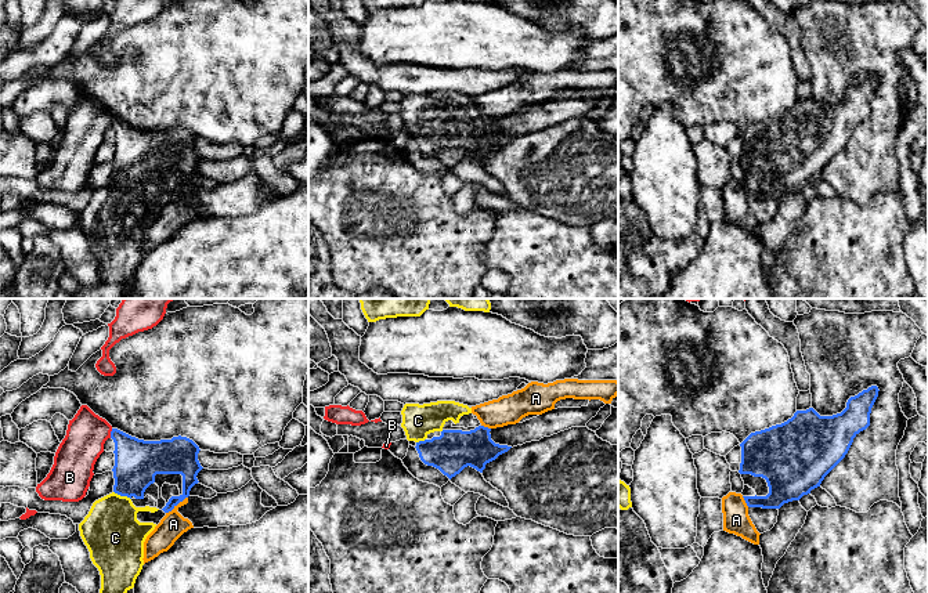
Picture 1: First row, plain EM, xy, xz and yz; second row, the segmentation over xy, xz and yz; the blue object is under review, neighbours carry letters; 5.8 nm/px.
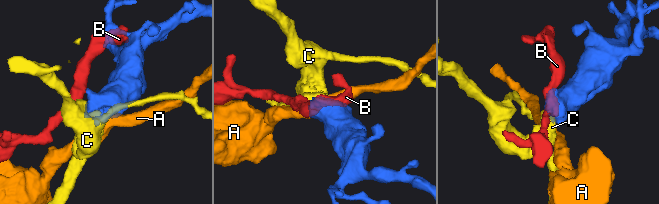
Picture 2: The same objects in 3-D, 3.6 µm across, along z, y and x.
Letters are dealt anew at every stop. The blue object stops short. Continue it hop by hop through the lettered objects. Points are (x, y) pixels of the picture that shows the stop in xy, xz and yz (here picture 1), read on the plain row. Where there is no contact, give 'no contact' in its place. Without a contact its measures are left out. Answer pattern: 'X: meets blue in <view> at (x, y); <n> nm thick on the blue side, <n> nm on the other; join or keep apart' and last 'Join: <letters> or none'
A: meets blue in xy at (176, 195); 140 nm thick on the blue side, 150 nm on the other; keep apart
B: meets blue in xy at (111, 123); 260 nm thick on the blue side, 240 nm on the other; keep apart
C: meets blue in xy at (122, 185); 260 nm thick on the blue side, 340 nm on the other; join
Join: C

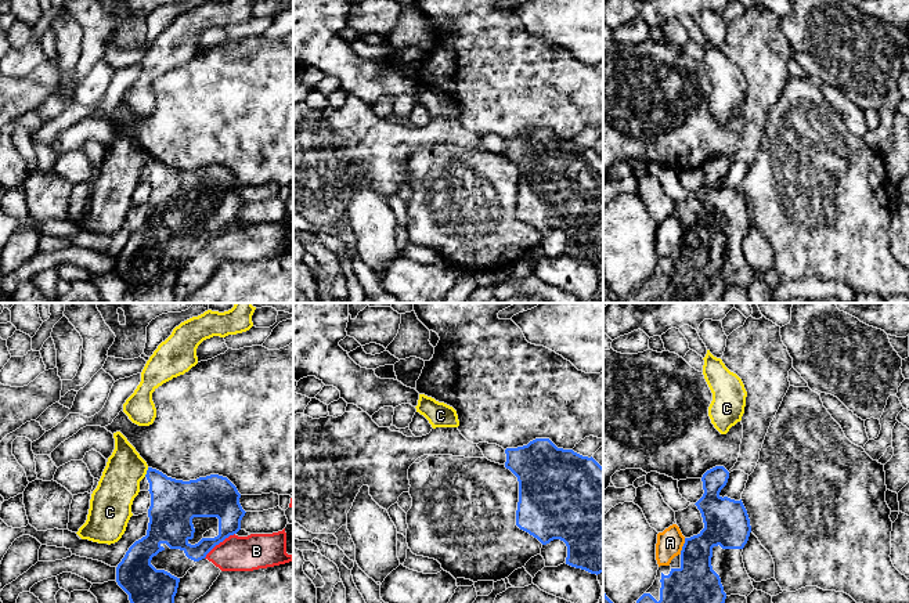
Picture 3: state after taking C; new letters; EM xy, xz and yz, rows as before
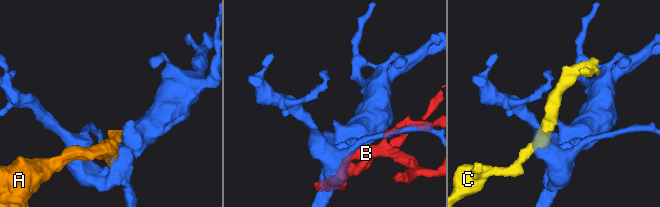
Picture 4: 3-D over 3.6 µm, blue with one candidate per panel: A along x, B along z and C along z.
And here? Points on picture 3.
A: meets blue in yz at (682, 237); 280 nm thick on the blue side, 150 nm on the other; keep apart
B: meets blue in xy at (219, 233); 220 nm thick on the blue side, 200 nm on the other; keep apart
C: meets blue in xy at (147, 162); 280 nm thick on the blue side, 240 nm on the other; keep apart
Join: none

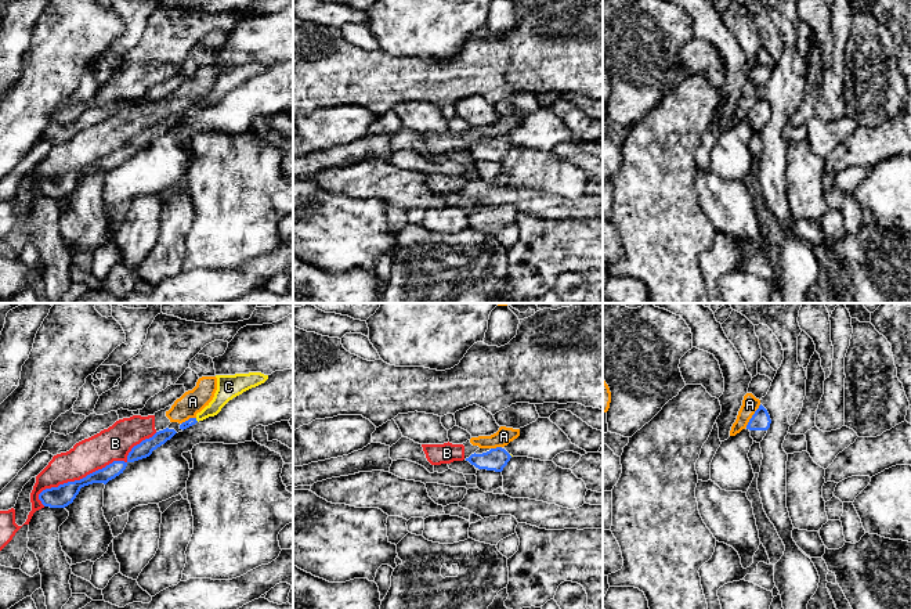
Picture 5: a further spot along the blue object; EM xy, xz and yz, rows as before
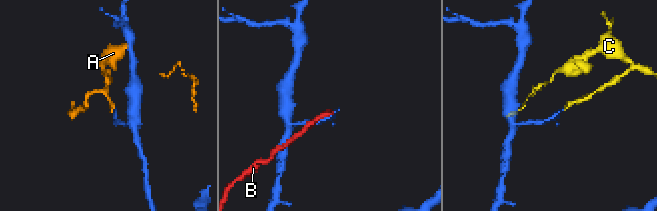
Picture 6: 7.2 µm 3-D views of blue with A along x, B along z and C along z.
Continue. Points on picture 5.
A: meets blue in yz at (752, 105); 110 nm thick on the blue side, 100 nm on the other; keep apart
B: meets blue in xy at (98, 159); 120 nm thick on the blue side, 200 nm on the other; keep apart
C: meets blue in xy at (195, 110); 50 nm thick on the blue side, 110 nm on the other; join
Join: C

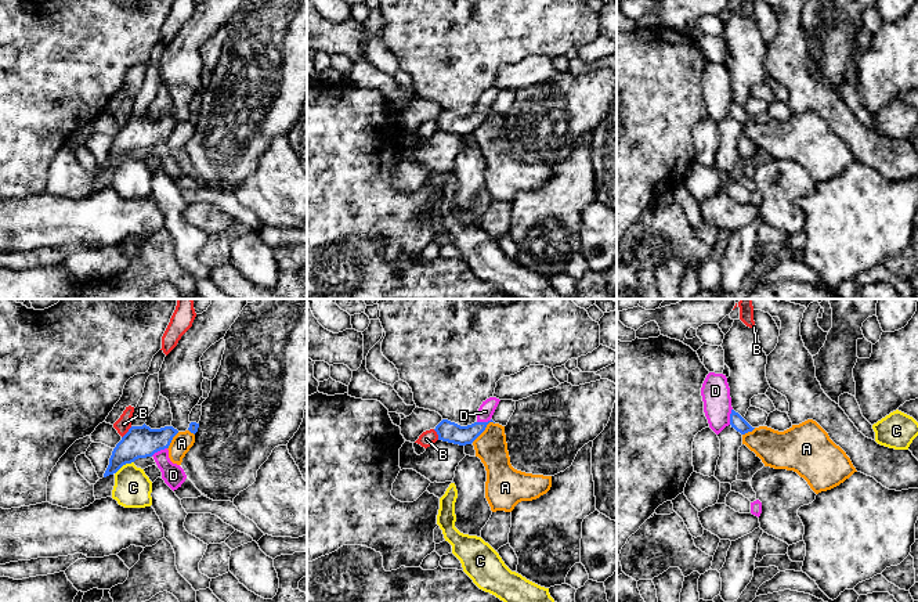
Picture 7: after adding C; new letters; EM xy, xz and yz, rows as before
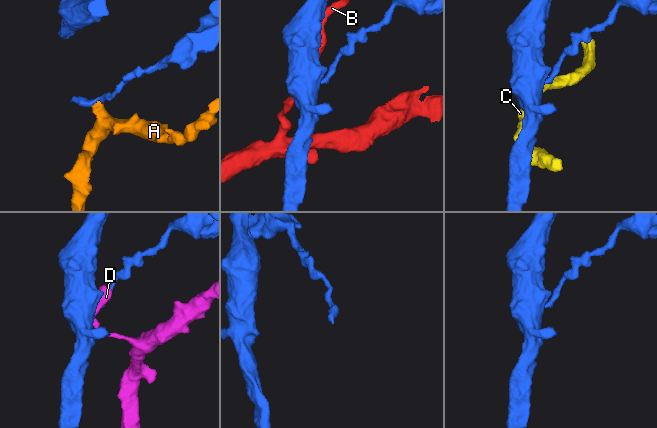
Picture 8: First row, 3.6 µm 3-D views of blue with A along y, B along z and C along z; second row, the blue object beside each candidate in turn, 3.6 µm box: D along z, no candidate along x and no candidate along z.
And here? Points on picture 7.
A: meets blue in xz at (483, 121); 120 nm thick on the blue side, 190 nm on the other; keep apart
B: meets blue in xy at (127, 122); 190 nm thick on the blue side, 90 nm on the other; keep apart
C: meets blue in xy at (123, 154); 190 nm thick on the blue side, 220 nm on the other; keep apart
D: meets blue in xy at (158, 140); 190 nm thick on the blue side, 130 nm on the other; keep apart
Join: none

